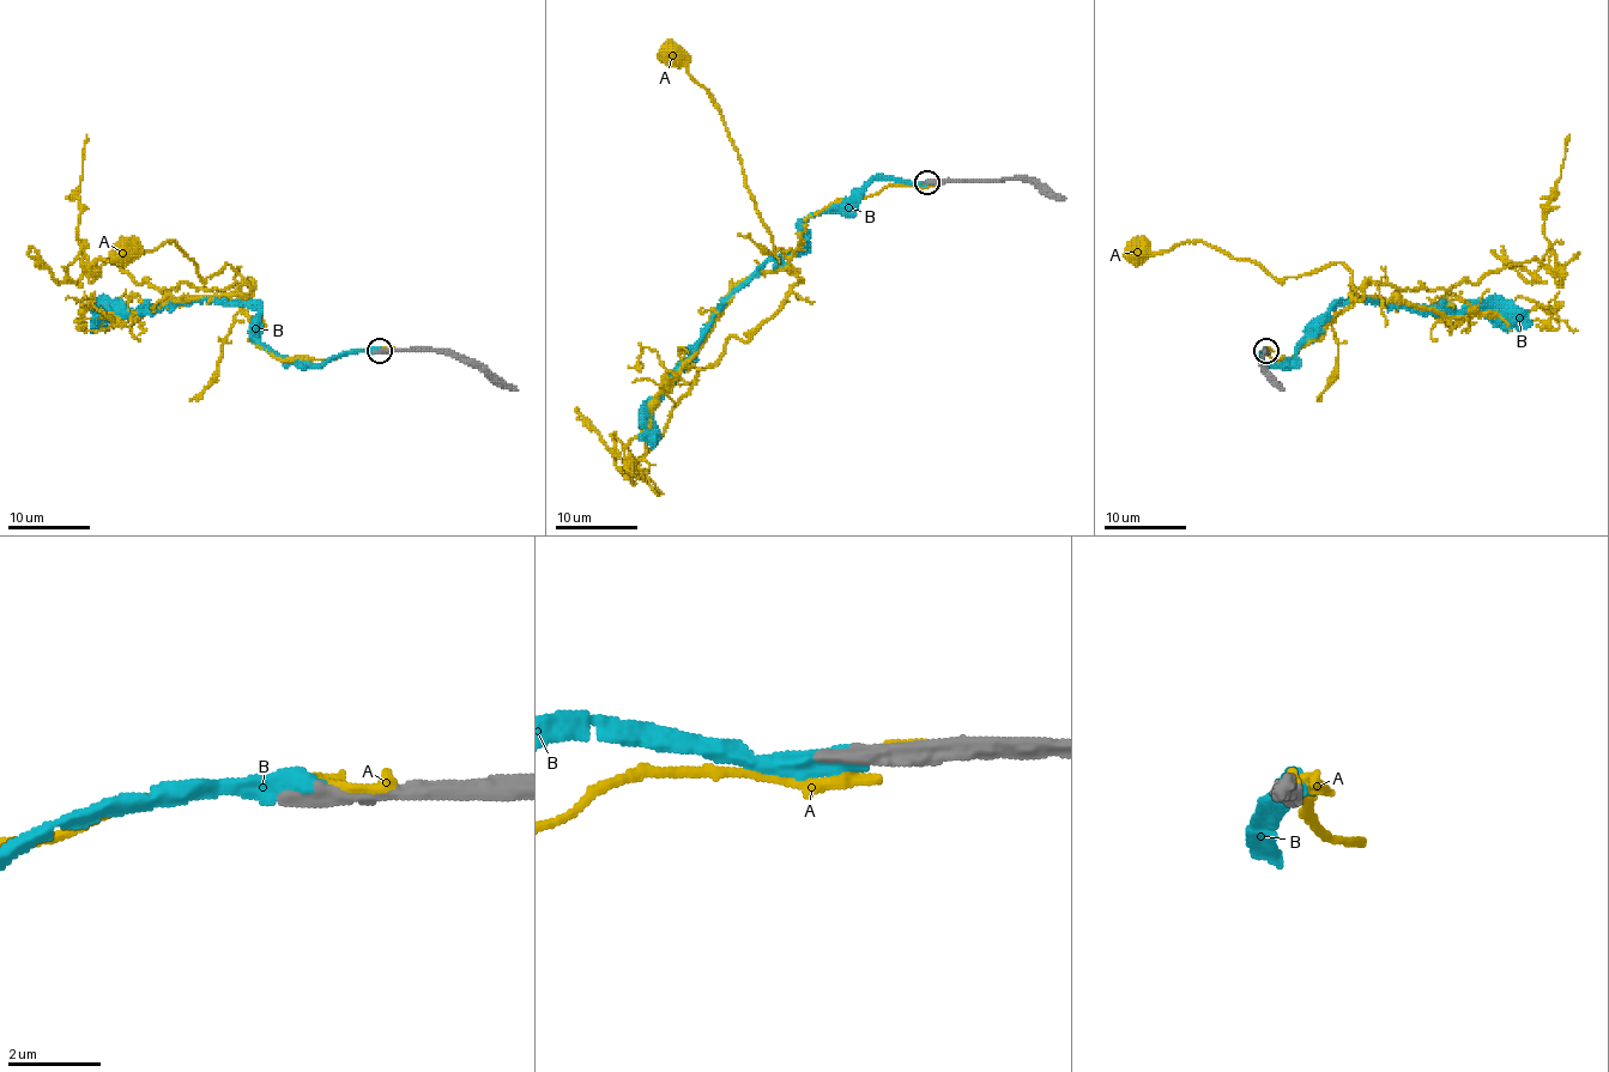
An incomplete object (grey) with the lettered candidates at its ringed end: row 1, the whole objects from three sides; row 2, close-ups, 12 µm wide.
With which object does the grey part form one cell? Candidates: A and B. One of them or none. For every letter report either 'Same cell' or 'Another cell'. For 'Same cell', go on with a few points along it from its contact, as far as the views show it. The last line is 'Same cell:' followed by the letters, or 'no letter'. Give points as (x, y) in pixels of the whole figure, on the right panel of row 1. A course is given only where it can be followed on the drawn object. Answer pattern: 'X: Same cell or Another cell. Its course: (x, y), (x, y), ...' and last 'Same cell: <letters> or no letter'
A: Another cell
B: Same cell. Its course: (1265, 351), (1263, 362), (1286, 363), (1331, 308), (1359, 300), (1443, 309), (1519, 312), (1531, 323)
Same cell: B

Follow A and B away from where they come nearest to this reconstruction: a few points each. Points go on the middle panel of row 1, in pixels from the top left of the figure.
A: (936, 182), (836, 198), (805, 220), (785, 268), (721, 109), (673, 58)
B: (927, 182), (872, 180), (816, 211), (804, 248), (773, 256), (715, 312), (693, 359), (657, 397), (653, 448)

